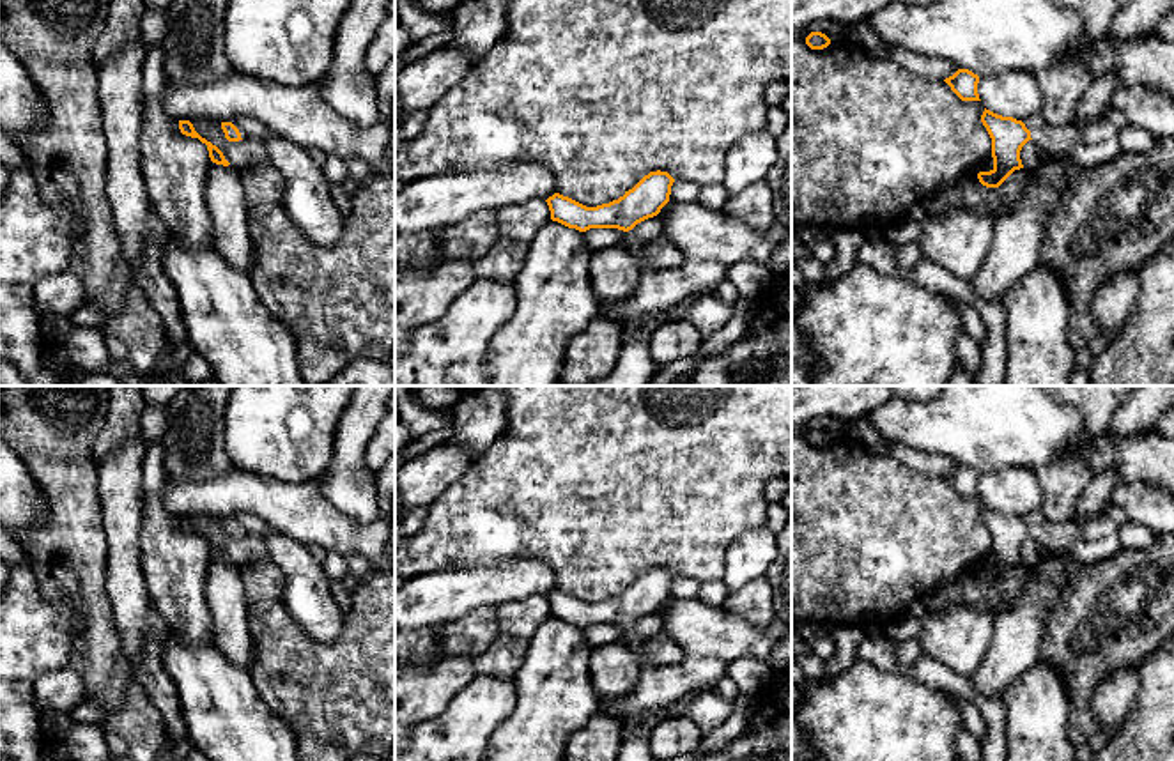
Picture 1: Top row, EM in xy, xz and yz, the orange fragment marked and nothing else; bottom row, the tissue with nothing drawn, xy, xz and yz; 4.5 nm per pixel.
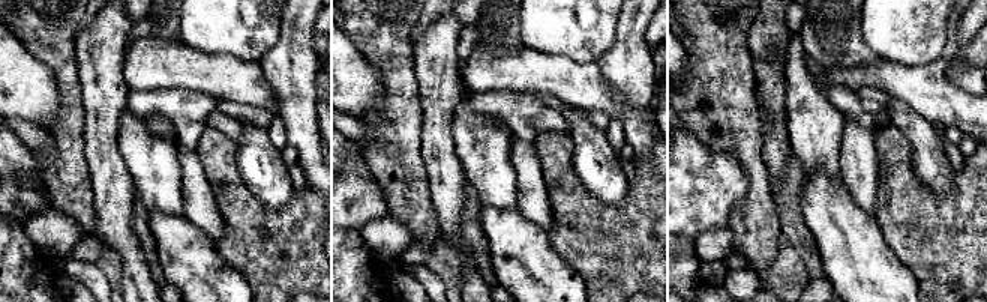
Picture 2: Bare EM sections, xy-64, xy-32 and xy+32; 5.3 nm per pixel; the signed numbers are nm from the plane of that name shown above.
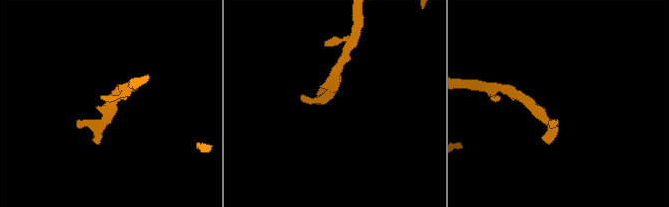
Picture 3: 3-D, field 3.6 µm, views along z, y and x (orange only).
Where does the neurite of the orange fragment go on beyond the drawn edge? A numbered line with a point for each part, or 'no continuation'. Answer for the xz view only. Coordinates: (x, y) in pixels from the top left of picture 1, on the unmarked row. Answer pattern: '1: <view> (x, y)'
no continuation

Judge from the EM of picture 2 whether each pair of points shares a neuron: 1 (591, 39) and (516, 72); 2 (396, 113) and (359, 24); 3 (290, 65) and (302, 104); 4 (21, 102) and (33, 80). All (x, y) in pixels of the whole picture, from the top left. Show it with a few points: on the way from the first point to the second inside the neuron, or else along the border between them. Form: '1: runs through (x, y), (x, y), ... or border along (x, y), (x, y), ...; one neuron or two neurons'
1: border along (524, 45), (590, 62); two neurons
2: runs through (396, 90), (396, 62), (381, 47); one neuron
3: runs through (291, 74), (296, 95); one neuron
4: runs through (21, 96), (27, 86); one neuron

